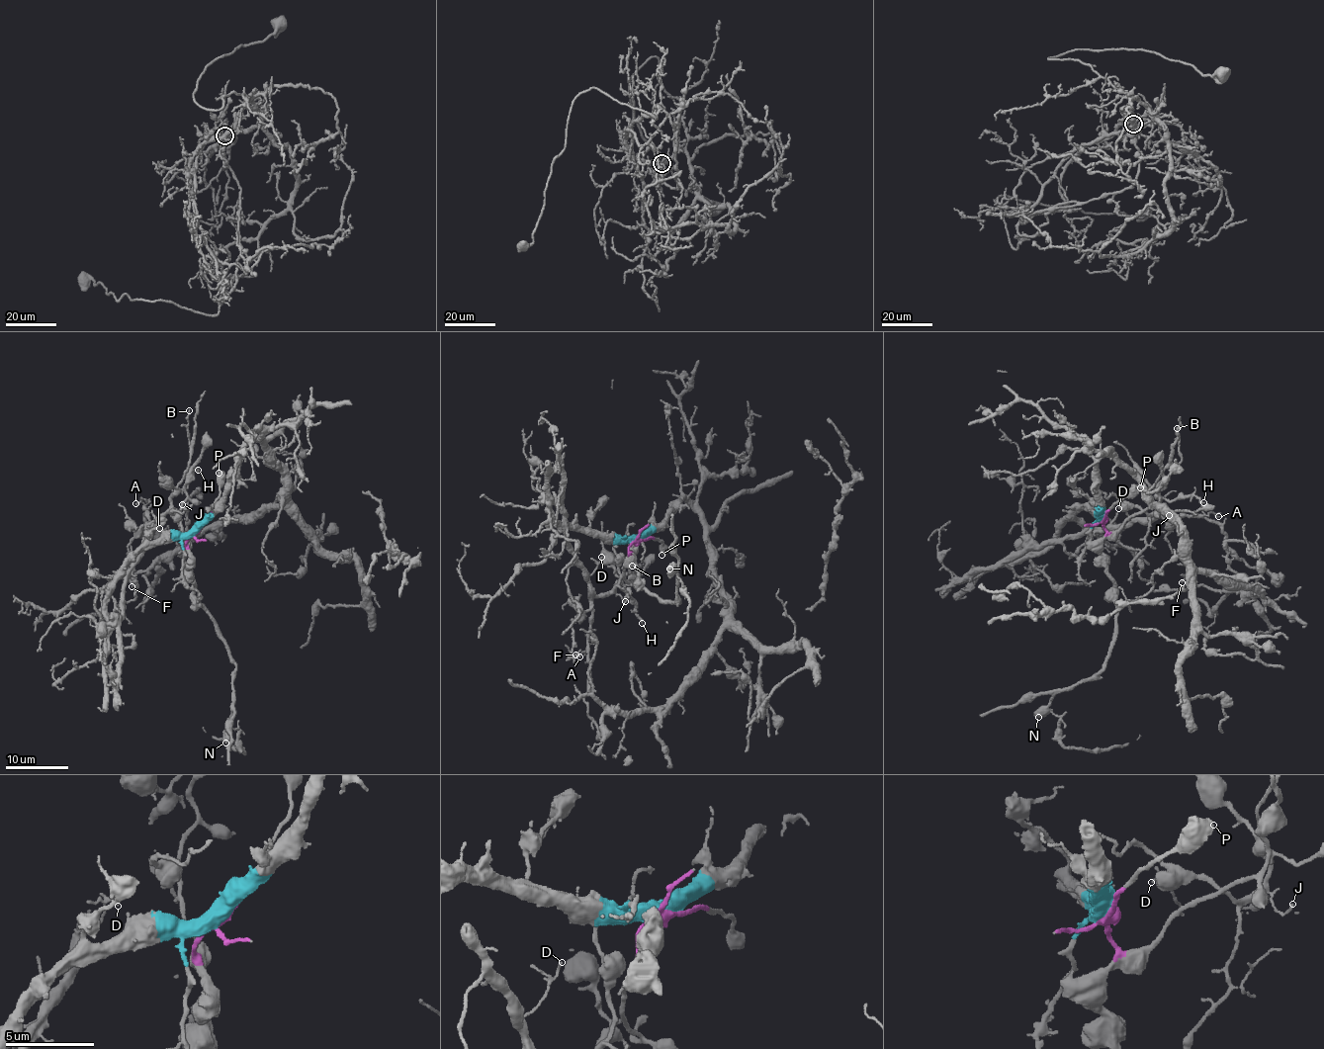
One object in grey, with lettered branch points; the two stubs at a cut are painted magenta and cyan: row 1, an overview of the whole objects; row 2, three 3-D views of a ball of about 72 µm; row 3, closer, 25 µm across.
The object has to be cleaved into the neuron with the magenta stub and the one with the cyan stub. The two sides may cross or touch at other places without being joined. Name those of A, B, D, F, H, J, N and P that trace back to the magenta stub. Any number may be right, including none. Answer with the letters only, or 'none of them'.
A, B, D, F, H, J, N, P

